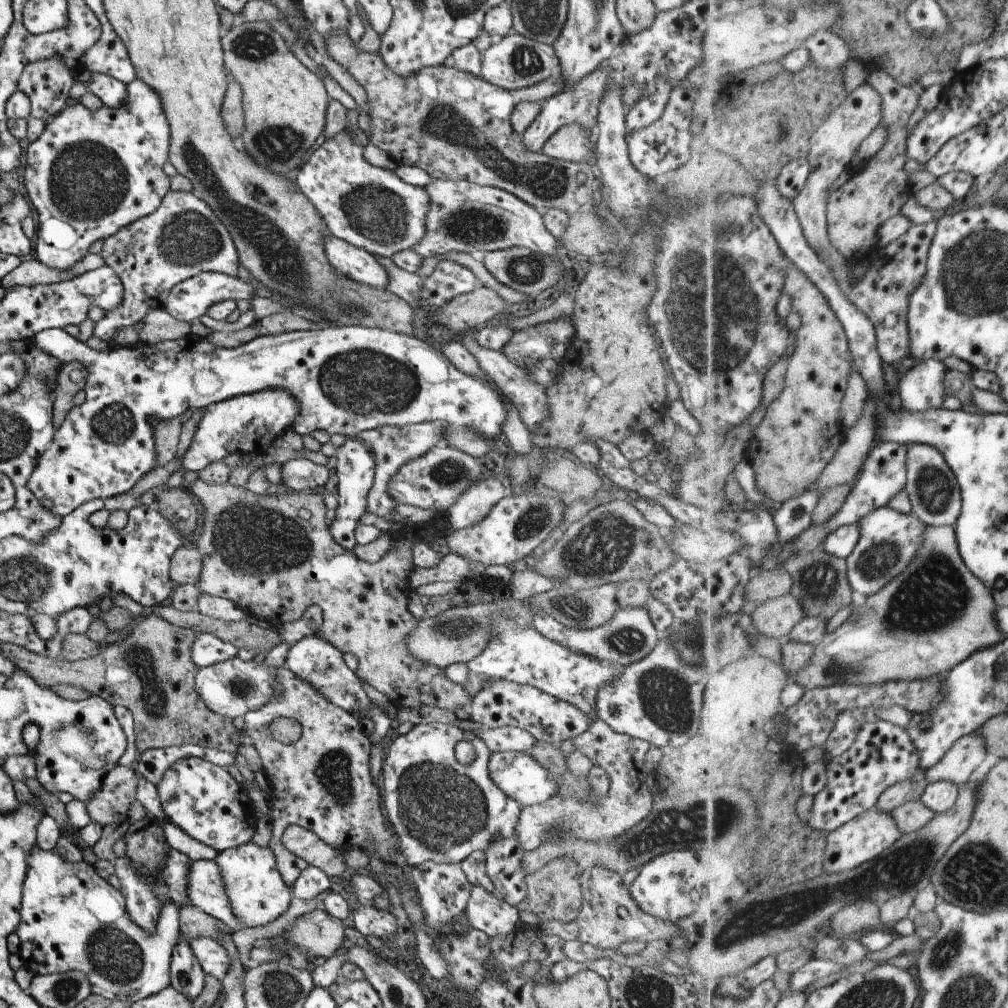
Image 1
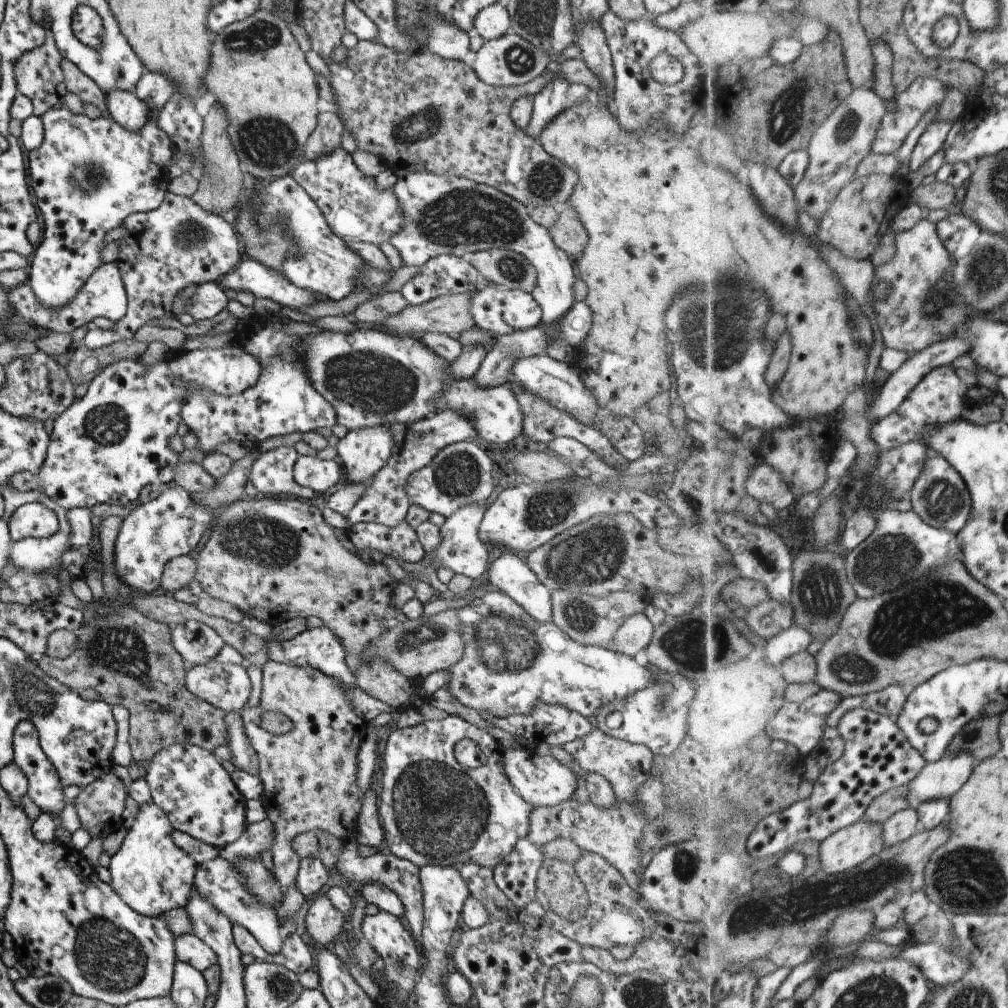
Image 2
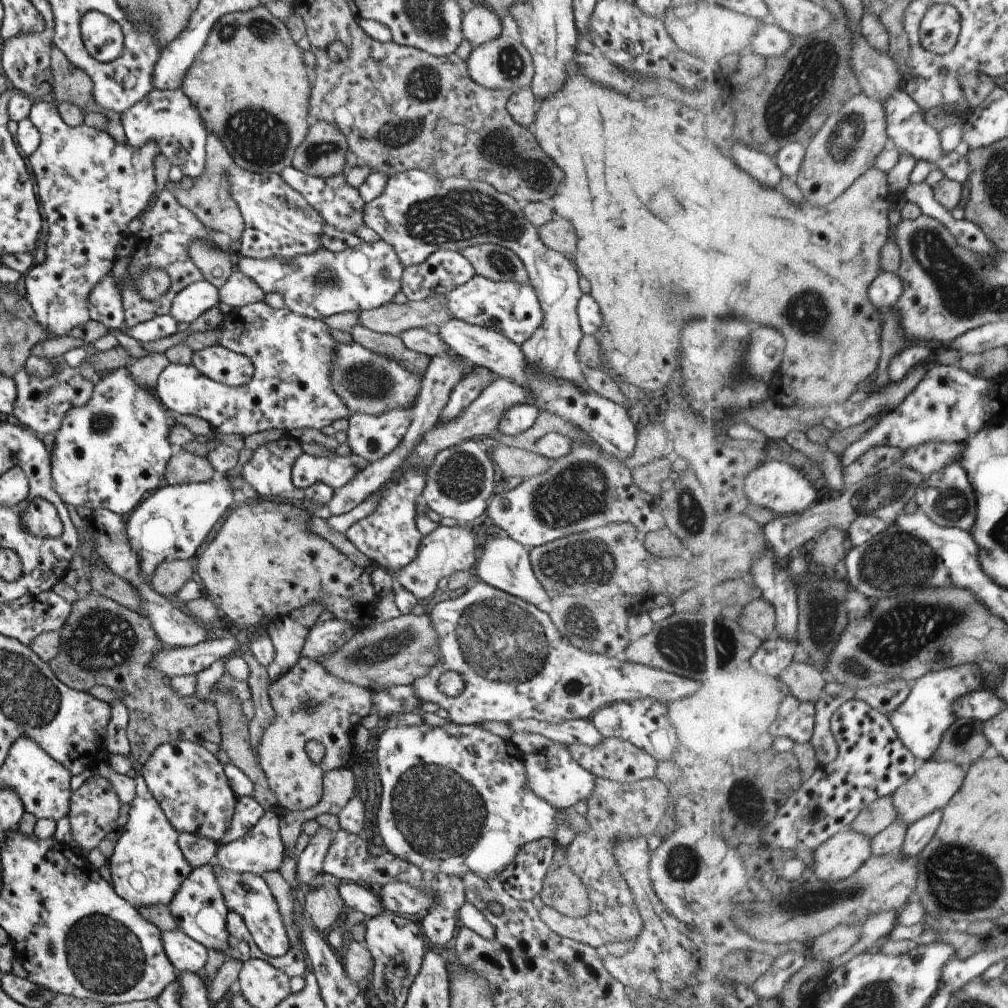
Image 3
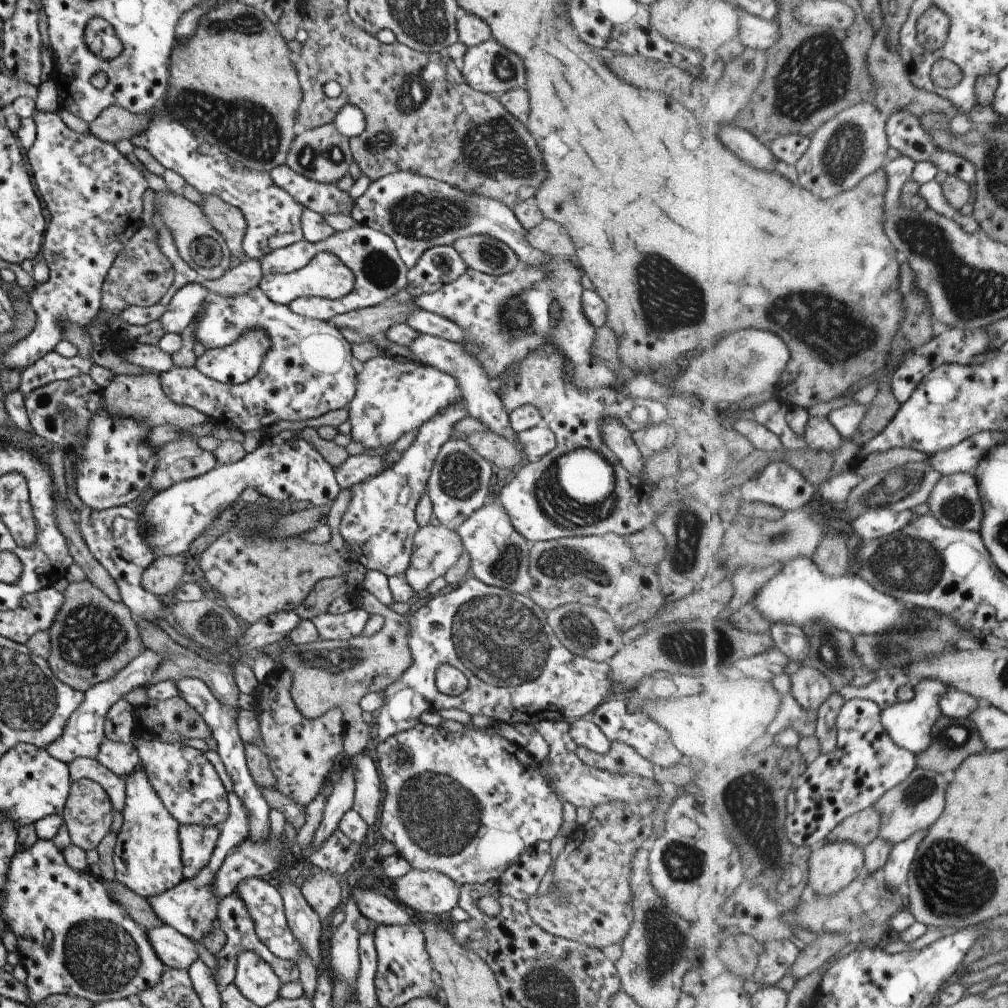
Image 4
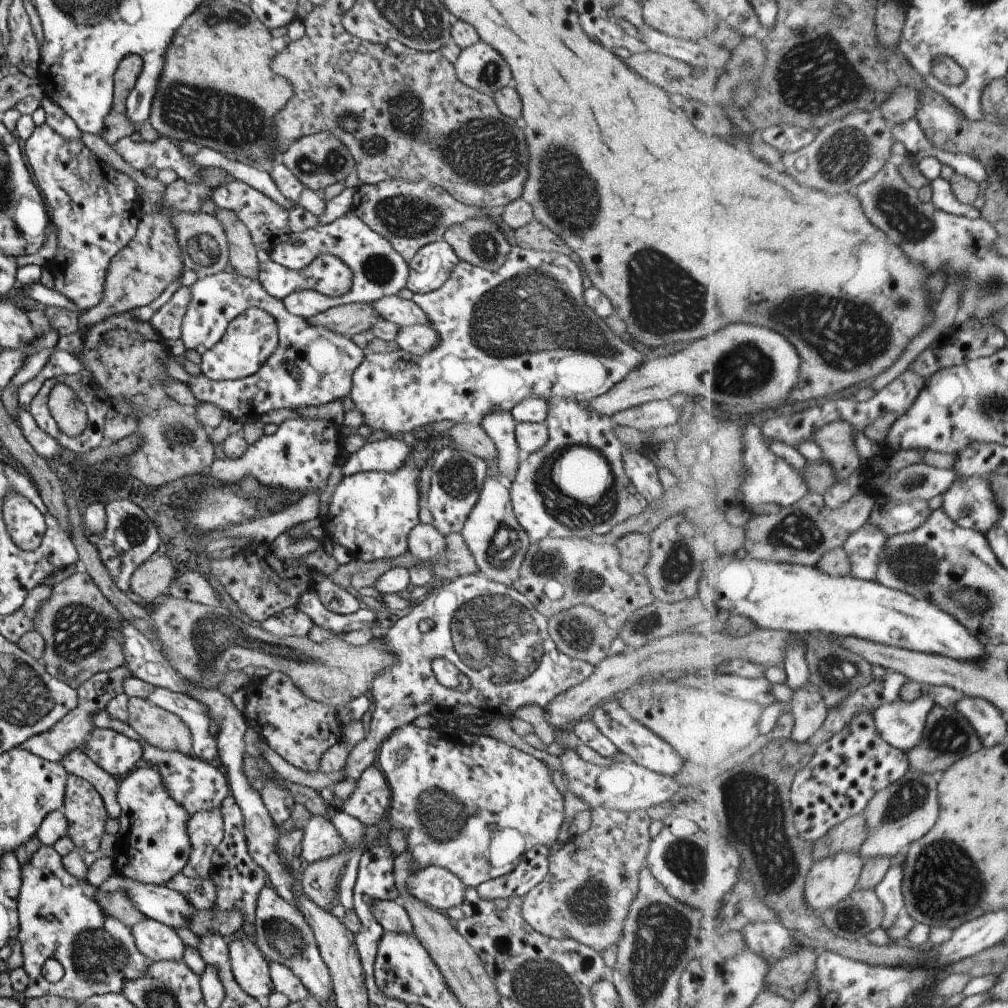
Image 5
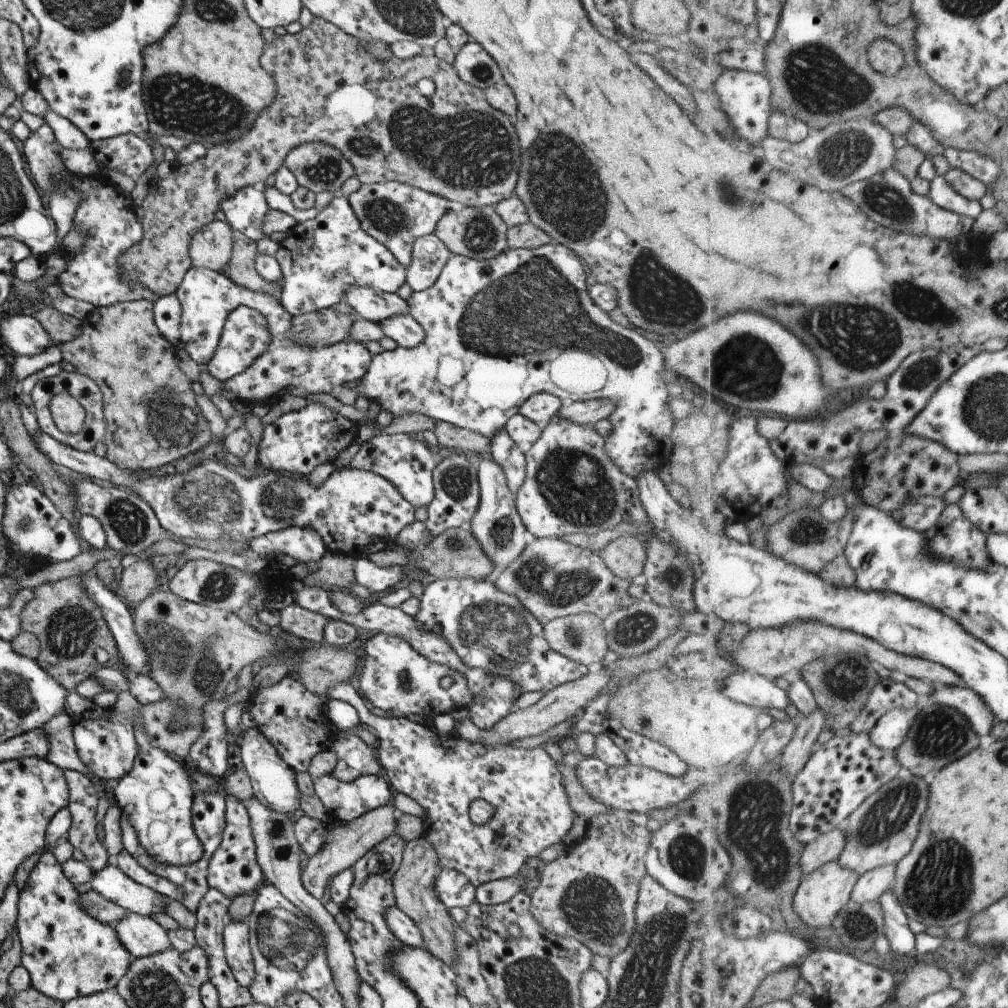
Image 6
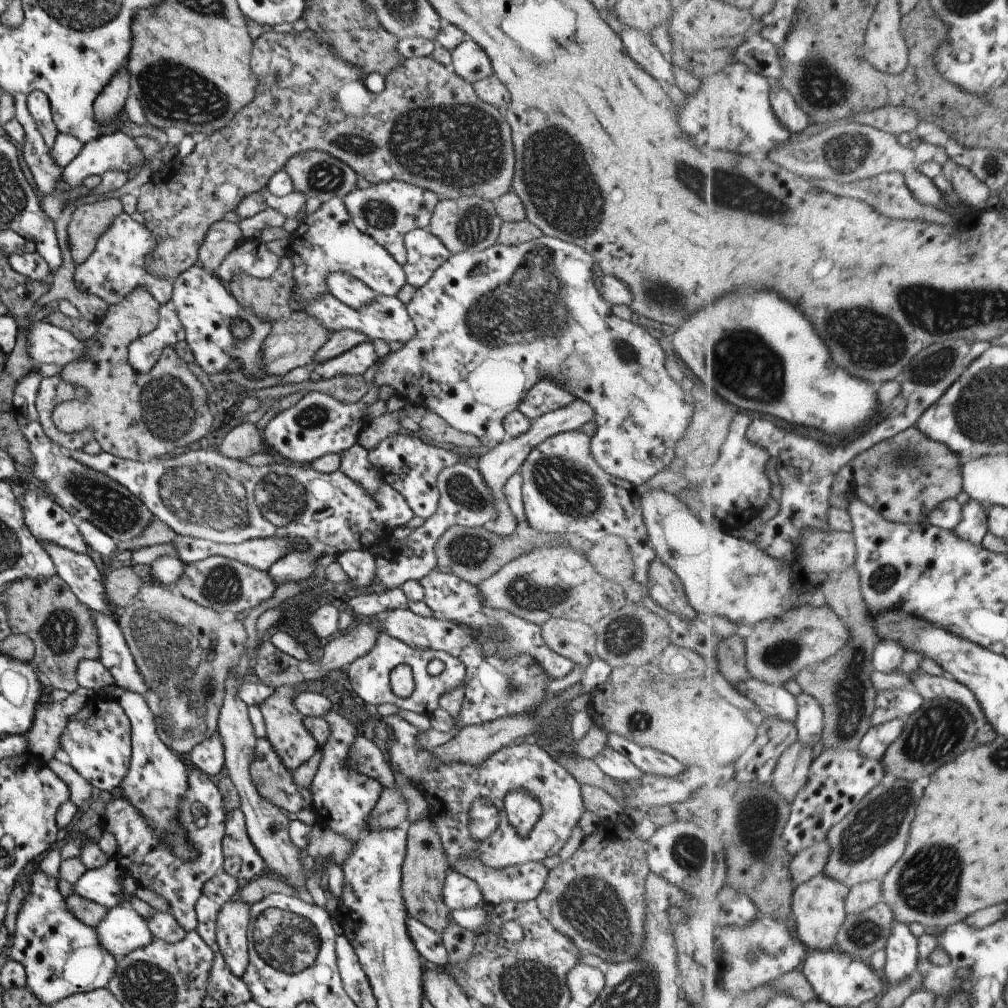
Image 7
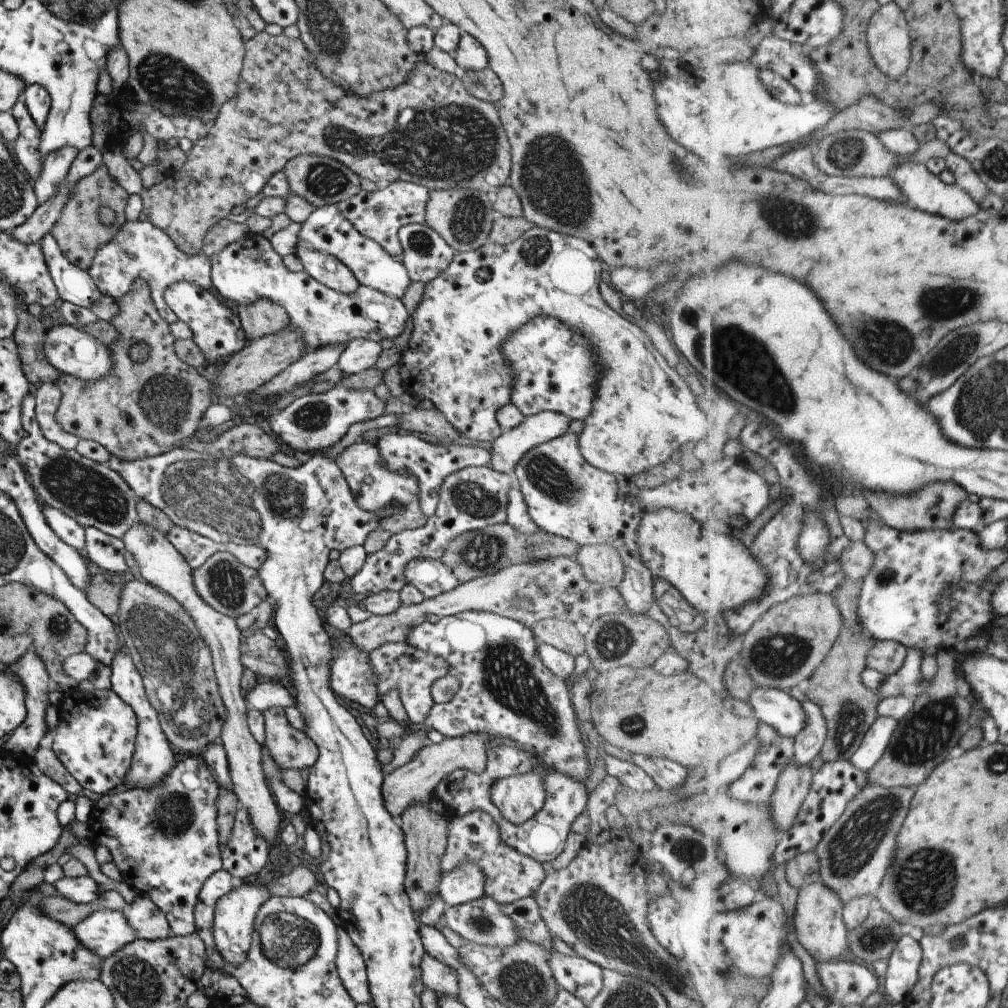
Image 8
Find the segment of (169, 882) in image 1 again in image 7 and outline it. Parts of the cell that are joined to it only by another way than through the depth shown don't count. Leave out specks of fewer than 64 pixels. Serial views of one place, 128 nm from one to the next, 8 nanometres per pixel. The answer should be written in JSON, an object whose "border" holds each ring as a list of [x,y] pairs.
{"border":[[[125,689],[117,690],[115,695],[116,701],[130,722],[131,744],[129,766],[118,786],[119,796],[125,798],[141,814],[141,818],[147,820],[147,824],[159,836],[159,842],[163,840],[165,846],[171,848],[171,854],[175,858],[193,862],[197,858],[197,850],[187,842],[185,830],[179,826],[179,818],[177,818],[179,800],[183,798],[183,794],[187,790],[187,768],[181,759],[177,758],[171,749],[157,738],[153,713],[149,712],[148,703],[144,697]]]}

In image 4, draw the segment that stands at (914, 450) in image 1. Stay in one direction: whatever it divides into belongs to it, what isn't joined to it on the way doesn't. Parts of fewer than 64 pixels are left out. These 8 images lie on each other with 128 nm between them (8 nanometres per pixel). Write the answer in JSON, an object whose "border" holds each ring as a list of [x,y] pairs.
{"border":[[[943,475],[927,503],[929,512],[948,527],[981,532],[984,526],[984,502],[975,475]]]}

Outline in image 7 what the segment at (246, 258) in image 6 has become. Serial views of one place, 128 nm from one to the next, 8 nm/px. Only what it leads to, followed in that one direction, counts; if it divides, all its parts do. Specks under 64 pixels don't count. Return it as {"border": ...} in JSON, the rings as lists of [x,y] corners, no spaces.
{"border":[[[278,258],[278,265],[269,278],[259,279],[249,274],[239,274],[229,280],[229,292],[239,306],[251,310],[261,322],[274,323],[291,314],[289,294],[293,286],[291,260]]]}

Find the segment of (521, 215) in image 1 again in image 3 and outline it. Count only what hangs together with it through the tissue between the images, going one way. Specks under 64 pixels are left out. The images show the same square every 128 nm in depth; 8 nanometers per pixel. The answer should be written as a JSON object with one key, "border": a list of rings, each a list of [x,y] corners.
{"border":[[[412,169],[389,176],[383,192],[377,198],[362,205],[362,222],[365,227],[372,229],[379,238],[394,249],[403,268],[420,264],[427,259],[427,256],[440,249],[461,251],[470,245],[492,243],[511,250],[525,268],[527,282],[536,293],[537,301],[544,313],[542,324],[537,331],[533,332],[533,335],[519,346],[523,361],[531,367],[536,367],[537,375],[550,376],[551,379],[573,384],[583,391],[590,390],[585,383],[581,368],[579,368],[577,356],[575,356],[582,338],[576,316],[576,303],[581,295],[578,286],[579,275],[572,258],[567,258],[543,246],[537,237],[537,228],[525,220],[521,213],[521,206],[513,198],[497,192],[489,184],[481,181],[469,181],[460,177],[441,179],[424,171]]]}

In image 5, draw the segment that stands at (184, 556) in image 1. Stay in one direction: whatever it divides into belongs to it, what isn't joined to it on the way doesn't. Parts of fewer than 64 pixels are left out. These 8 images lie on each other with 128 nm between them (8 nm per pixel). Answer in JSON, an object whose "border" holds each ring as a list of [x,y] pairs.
{"border":[[[153,553],[131,574],[129,591],[145,603],[156,603],[167,595],[168,586],[179,570],[171,565],[167,555]]]}

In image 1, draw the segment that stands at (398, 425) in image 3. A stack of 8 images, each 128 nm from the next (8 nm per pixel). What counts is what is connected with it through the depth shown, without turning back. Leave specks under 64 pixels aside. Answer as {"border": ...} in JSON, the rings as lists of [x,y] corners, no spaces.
{"border":[[[346,437],[345,441],[335,450],[335,476],[337,488],[335,498],[337,507],[335,520],[328,526],[328,532],[336,545],[344,550],[352,551],[356,546],[354,531],[358,518],[366,512],[366,497],[374,480],[375,460],[370,446],[357,437]]]}

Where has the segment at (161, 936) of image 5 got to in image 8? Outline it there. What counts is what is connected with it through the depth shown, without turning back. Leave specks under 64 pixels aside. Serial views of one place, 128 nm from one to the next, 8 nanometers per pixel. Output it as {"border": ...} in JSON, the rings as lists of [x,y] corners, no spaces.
{"border":[[[93,910],[85,920],[72,926],[71,930],[81,946],[101,959],[115,954],[125,944],[131,944],[137,939],[122,910]]]}

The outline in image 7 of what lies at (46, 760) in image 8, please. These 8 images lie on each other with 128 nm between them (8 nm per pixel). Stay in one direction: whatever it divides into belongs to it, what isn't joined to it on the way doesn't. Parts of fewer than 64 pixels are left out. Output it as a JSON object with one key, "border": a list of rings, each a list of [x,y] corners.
{"border":[[[51,759],[46,762],[47,768],[57,775],[59,780],[62,780],[67,786],[69,791],[68,801],[78,808],[83,810],[89,804],[91,796],[91,784],[87,780],[83,780],[70,764],[61,763],[56,759]]]}

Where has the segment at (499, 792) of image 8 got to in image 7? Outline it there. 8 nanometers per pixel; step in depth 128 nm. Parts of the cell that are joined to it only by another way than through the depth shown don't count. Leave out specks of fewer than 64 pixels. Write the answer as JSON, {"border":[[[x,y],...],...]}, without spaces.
{"border":[[[513,790],[503,796],[503,810],[509,824],[524,837],[541,814],[541,805],[529,792]]]}

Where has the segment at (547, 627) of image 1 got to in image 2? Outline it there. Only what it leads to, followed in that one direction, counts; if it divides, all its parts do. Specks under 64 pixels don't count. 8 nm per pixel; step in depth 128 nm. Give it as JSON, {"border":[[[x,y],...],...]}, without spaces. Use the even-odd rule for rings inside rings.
{"border":[[[503,552],[488,564],[484,576],[488,583],[507,594],[531,619],[551,623],[551,592],[527,567],[521,554]],[[643,613],[630,615],[624,624],[618,626],[611,650],[633,657],[648,646],[653,630],[654,626]]]}

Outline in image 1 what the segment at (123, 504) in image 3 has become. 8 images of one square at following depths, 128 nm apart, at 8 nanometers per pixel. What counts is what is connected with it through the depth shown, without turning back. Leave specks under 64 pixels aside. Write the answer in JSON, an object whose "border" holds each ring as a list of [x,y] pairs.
{"border":[[[320,325],[316,329],[307,331],[290,331],[289,333],[280,333],[279,335],[261,335],[249,340],[246,344],[237,346],[237,348],[215,348],[211,344],[204,342],[201,338],[189,335],[183,340],[174,339],[156,343],[155,345],[145,345],[138,342],[135,346],[119,346],[105,351],[95,351],[88,348],[75,338],[72,338],[61,329],[44,329],[42,332],[35,334],[30,342],[34,348],[48,356],[78,361],[87,370],[89,375],[85,382],[85,402],[77,407],[72,407],[62,419],[59,427],[54,430],[51,443],[39,458],[38,464],[29,476],[26,488],[40,501],[40,503],[54,515],[59,517],[70,514],[77,506],[84,504],[93,499],[108,499],[119,494],[125,494],[145,473],[156,468],[156,451],[154,446],[154,426],[159,421],[169,421],[181,416],[188,407],[202,408],[212,403],[217,403],[226,399],[234,398],[243,394],[258,392],[264,389],[284,389],[291,393],[300,402],[300,414],[296,417],[292,430],[297,435],[309,435],[312,431],[320,429],[326,431],[330,436],[334,433],[343,434],[345,437],[353,437],[360,433],[384,426],[392,425],[403,427],[409,424],[418,424],[423,422],[441,422],[449,427],[457,429],[470,429],[483,438],[495,440],[496,435],[501,436],[502,425],[508,416],[508,410],[505,407],[504,400],[495,387],[492,387],[485,379],[476,375],[467,375],[456,370],[437,349],[431,348],[422,340],[418,340],[411,335],[404,333],[395,333],[376,327],[363,327],[360,325],[348,325],[343,327],[331,326],[329,328]]]}

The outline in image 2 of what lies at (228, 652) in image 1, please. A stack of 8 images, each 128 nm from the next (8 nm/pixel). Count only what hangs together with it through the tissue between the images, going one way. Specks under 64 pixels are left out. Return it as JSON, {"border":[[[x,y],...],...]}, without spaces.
{"border":[[[200,621],[174,625],[170,630],[170,644],[188,666],[203,665],[212,660],[225,645],[209,626]]]}

